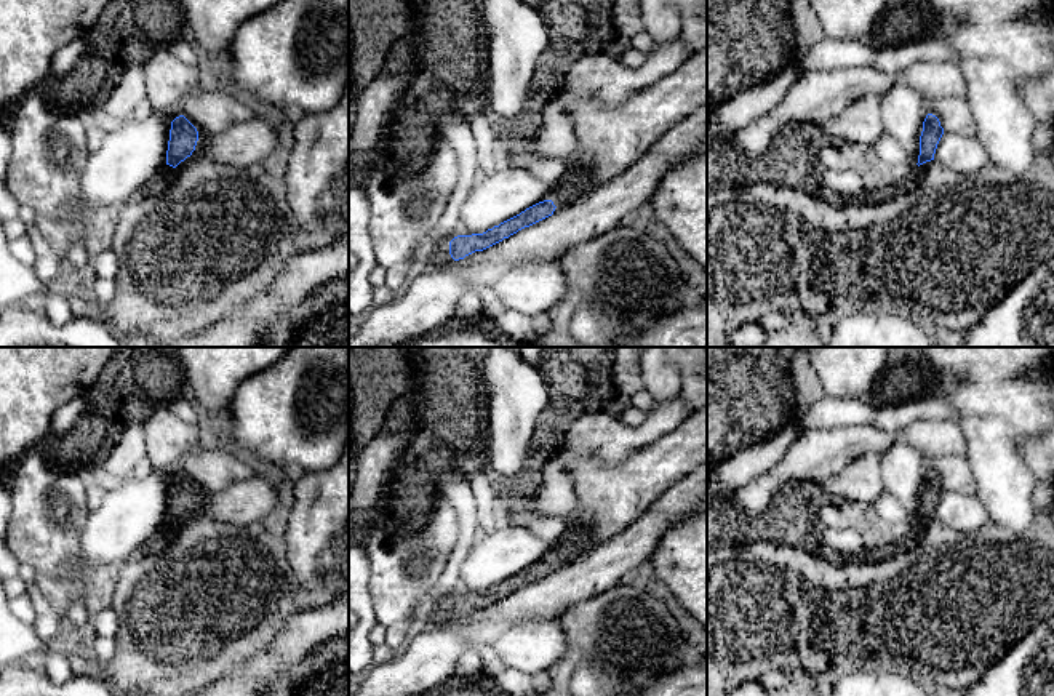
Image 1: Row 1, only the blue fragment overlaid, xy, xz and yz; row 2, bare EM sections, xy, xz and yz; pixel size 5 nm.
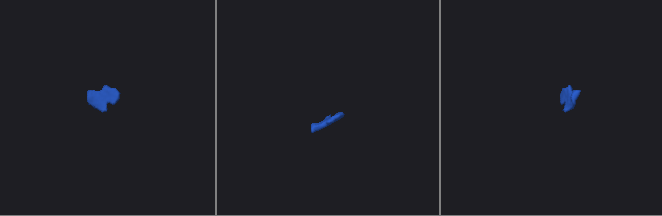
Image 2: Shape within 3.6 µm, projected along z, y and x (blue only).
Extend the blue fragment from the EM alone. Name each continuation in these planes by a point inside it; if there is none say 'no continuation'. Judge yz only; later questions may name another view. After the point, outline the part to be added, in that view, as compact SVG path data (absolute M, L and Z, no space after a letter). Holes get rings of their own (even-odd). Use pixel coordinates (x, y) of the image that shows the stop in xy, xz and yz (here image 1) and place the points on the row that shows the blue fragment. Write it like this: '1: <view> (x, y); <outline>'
no continuation

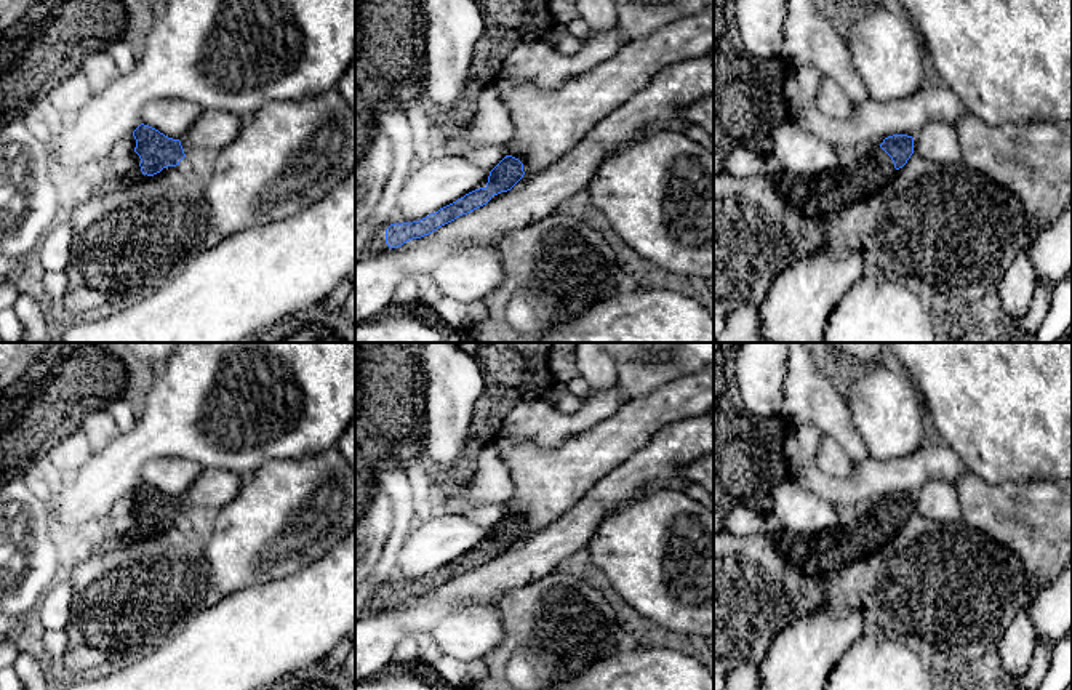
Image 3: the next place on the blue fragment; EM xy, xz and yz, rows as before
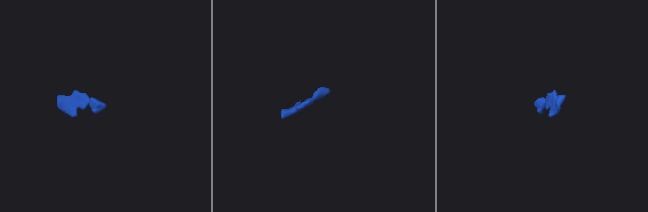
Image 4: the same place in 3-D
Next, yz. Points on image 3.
1: yz (823, 196); M878 146L861 162L850 155L832 173L810 178L790 175L776 183L776 187L805 216L829 218L883 191L896 171L891 157Z

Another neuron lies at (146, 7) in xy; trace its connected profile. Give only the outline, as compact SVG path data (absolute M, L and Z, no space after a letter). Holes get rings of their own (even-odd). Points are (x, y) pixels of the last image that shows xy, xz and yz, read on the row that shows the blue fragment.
M130 0L133 6L146 18L152 18L168 0Z

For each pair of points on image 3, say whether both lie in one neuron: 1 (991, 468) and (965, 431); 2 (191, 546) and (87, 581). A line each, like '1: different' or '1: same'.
1: same
2: same

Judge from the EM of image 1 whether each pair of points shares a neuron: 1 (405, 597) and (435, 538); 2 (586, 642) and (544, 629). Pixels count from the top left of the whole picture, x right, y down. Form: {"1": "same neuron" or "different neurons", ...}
{"1": "same neuron", "2": "different neurons"}

